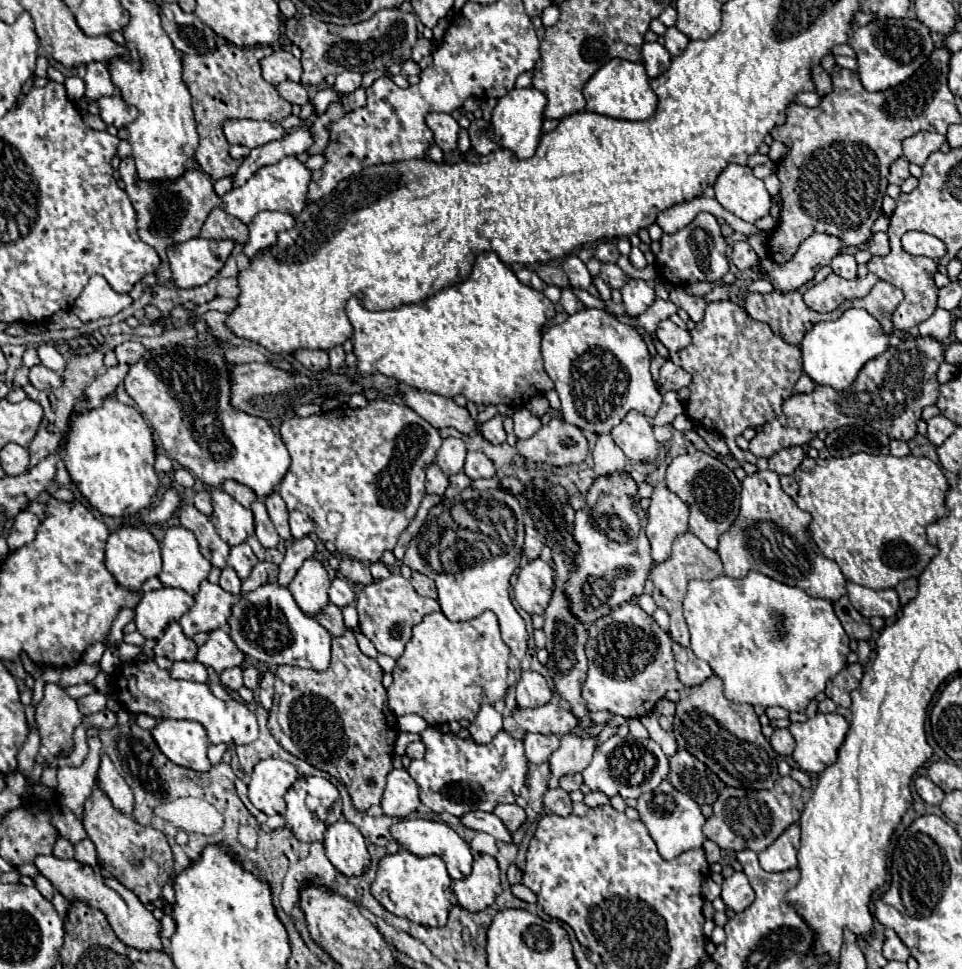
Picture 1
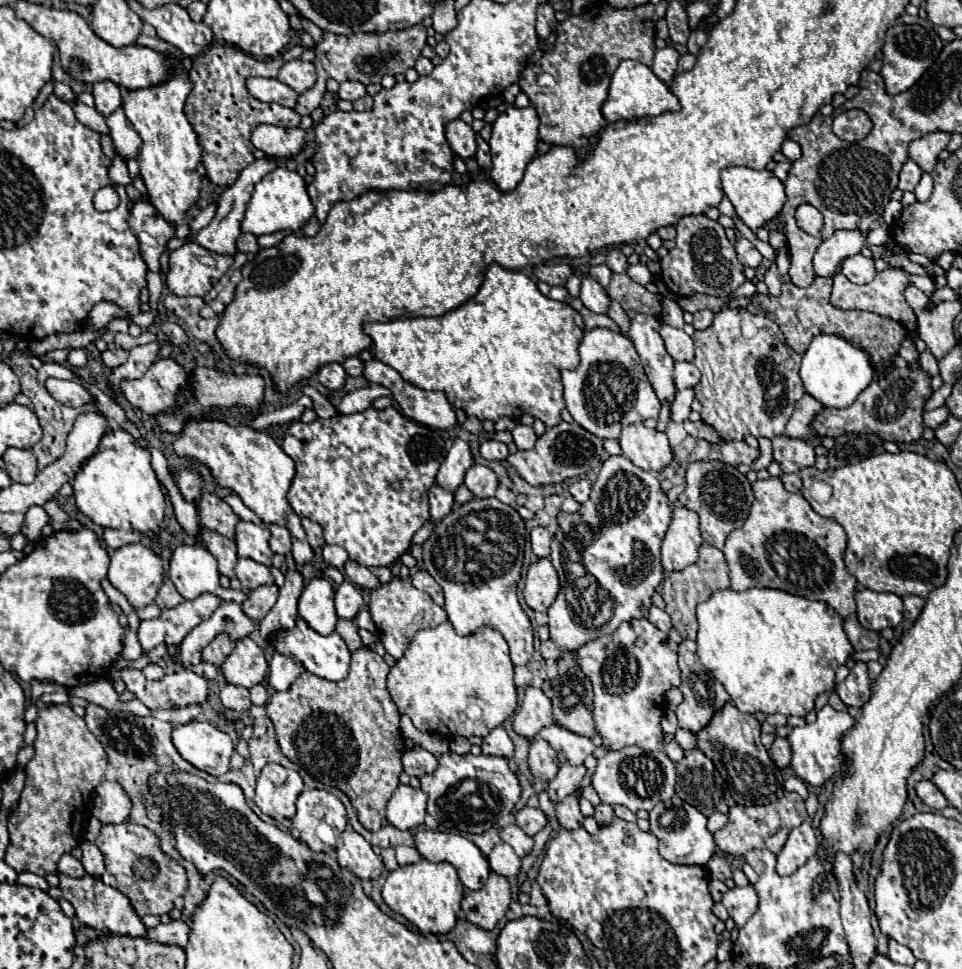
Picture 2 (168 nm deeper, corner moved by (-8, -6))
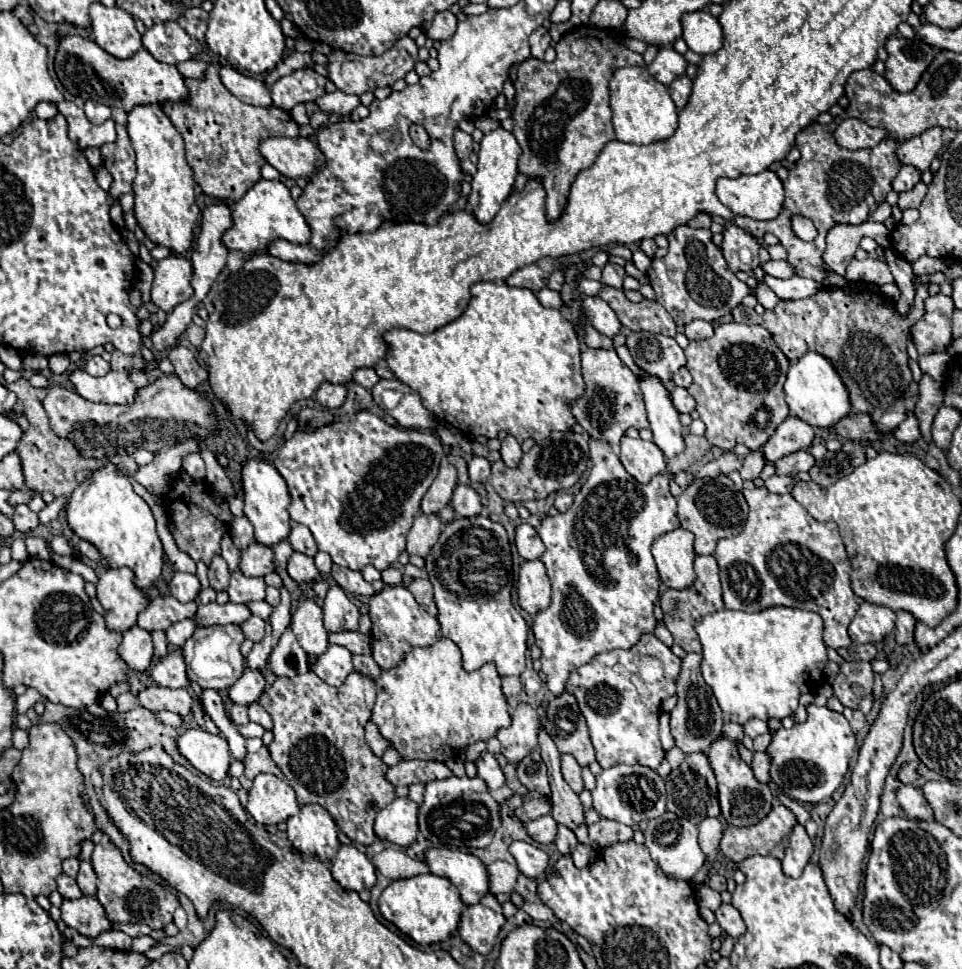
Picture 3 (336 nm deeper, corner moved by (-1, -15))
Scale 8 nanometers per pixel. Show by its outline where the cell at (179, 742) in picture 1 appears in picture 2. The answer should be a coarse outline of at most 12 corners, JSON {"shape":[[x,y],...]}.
{"shape":[[208,721],[174,727],[172,743],[188,763],[220,777],[234,745]]}

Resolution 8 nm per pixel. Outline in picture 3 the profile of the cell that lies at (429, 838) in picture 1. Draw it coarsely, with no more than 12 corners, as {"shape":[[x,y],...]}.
{"shape":[[431,848],[425,862],[451,880],[463,904],[489,892],[487,866],[473,854]]}

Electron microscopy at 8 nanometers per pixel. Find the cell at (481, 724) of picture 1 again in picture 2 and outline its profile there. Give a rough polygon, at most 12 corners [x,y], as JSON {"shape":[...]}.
{"shape":[[494,727],[482,741],[484,755],[512,757],[506,729]]}

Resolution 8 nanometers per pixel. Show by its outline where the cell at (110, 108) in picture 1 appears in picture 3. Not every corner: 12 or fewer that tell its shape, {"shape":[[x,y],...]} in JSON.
{"shape":[[127,128],[103,144],[103,166],[113,176],[113,202],[131,192],[135,152]]}

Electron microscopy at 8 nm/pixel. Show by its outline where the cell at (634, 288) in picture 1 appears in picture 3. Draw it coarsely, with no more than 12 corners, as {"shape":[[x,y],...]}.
{"shape":[[655,376],[639,380],[653,442],[665,458],[685,450],[669,390]]}

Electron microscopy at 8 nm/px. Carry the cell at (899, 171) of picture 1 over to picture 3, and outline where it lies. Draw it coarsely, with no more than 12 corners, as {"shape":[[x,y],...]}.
{"shape":[[903,164],[893,180],[895,192],[911,190],[921,170]]}

